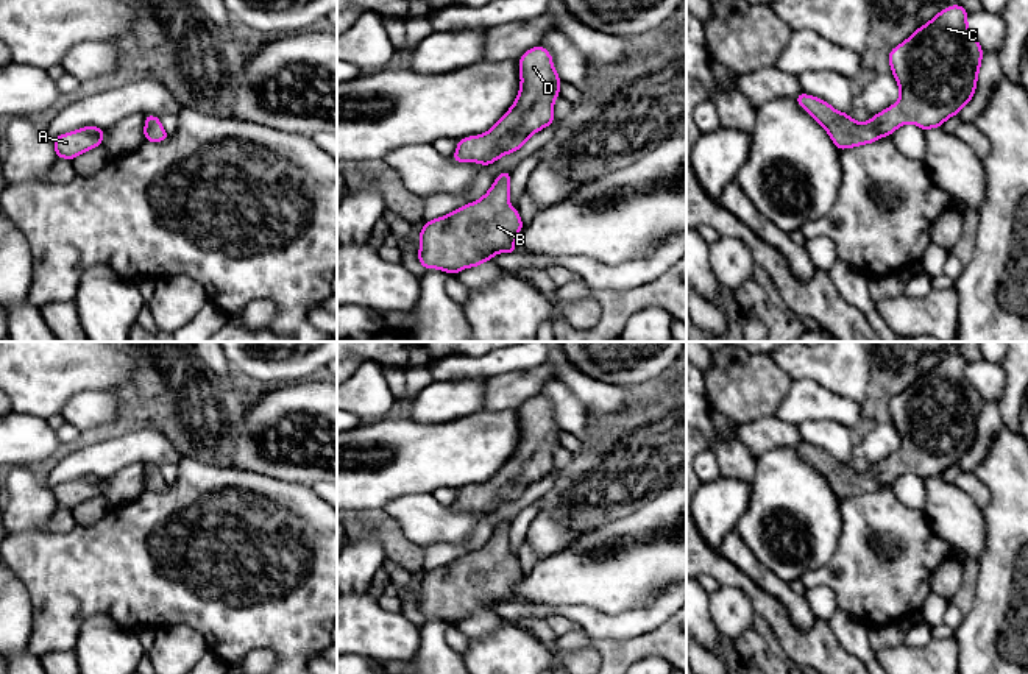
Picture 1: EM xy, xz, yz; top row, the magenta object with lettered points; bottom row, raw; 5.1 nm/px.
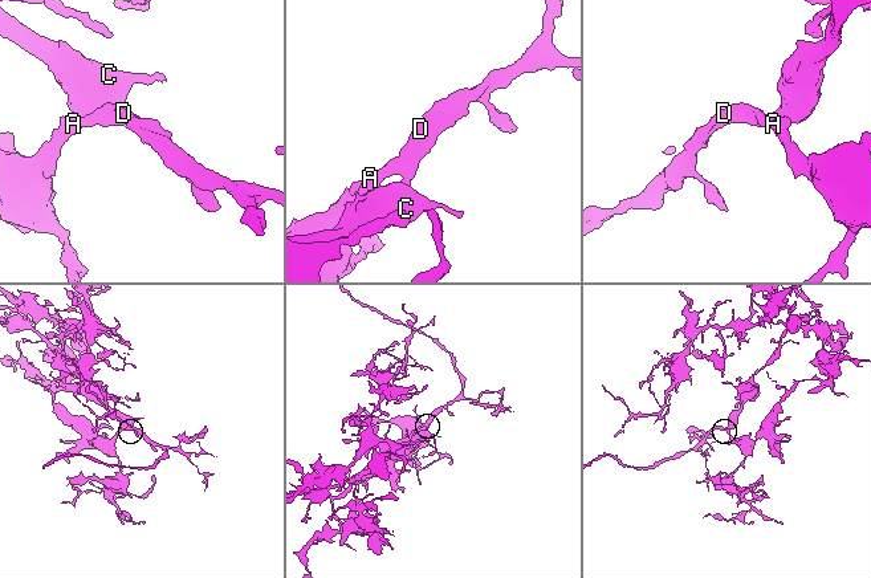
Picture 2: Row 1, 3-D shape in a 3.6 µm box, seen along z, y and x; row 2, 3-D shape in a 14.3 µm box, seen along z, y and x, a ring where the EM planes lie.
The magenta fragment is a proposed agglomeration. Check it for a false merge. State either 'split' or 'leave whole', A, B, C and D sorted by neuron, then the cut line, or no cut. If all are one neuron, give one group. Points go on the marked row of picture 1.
leave whole | A B C D | no cut

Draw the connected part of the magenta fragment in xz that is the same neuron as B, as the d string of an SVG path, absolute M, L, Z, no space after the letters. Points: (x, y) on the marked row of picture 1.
M501 172L490 190L440 218L426 222L420 231L420 264L448 275L477 267L496 253L515 253L515 237L524 223L510 206L510 175Z

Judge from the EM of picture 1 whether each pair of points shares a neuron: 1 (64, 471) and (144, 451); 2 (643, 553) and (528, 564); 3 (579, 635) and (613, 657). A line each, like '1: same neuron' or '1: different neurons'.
1: same neuron
2: different neurons
3: same neuron

